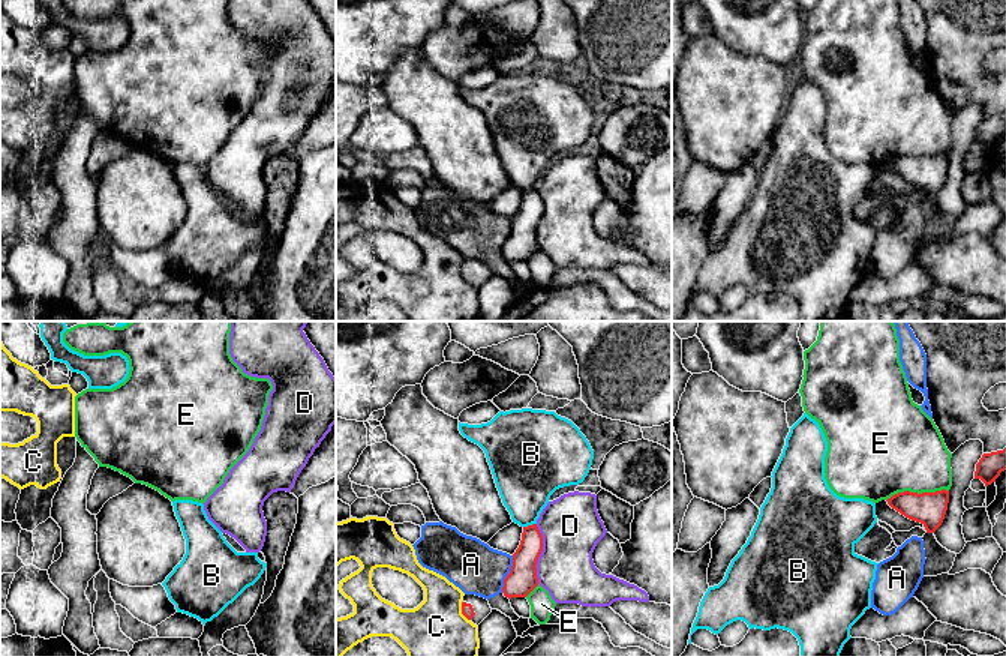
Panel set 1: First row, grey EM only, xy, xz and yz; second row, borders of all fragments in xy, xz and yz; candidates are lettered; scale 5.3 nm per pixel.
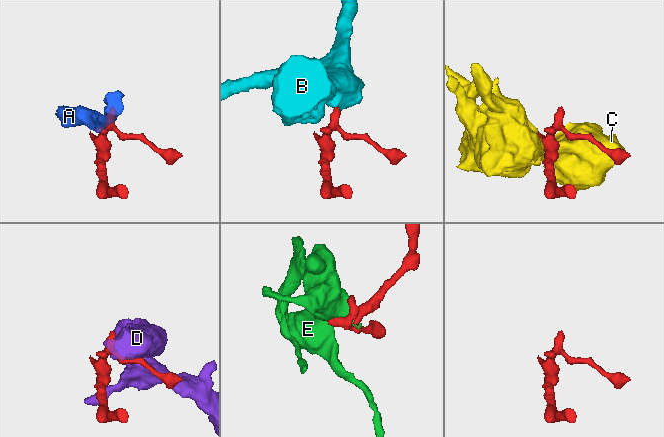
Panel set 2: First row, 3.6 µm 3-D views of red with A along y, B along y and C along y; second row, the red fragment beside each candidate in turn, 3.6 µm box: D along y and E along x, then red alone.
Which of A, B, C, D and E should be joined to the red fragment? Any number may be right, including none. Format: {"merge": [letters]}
{"merge": []}

